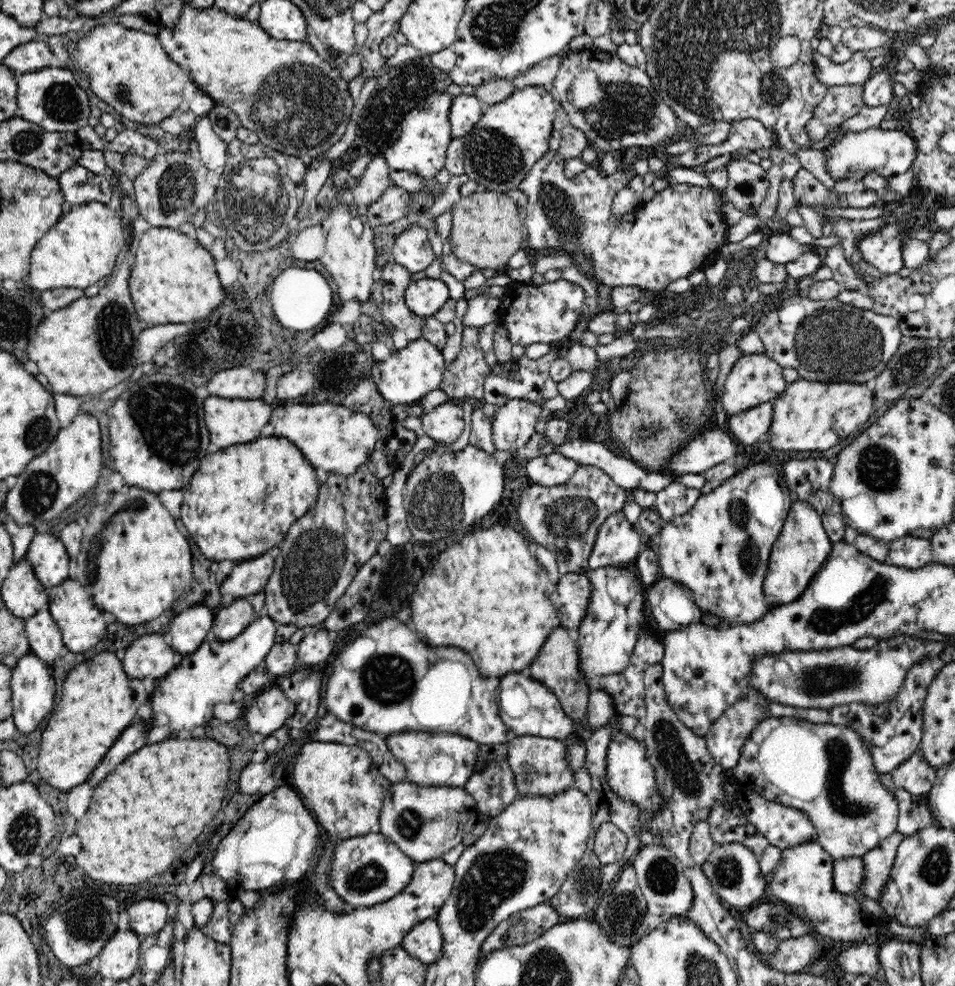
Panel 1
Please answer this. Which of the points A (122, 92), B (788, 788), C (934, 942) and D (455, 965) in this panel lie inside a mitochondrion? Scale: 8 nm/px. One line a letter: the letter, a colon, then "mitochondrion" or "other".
A: mitochondrion
B: other
C: other
D: other

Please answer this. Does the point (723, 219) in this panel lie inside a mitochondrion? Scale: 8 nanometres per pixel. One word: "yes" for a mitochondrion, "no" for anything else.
no

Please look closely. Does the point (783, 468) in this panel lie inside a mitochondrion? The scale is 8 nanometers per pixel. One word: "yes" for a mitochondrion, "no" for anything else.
no

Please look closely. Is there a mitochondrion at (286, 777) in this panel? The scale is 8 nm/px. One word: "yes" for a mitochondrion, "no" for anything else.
no

